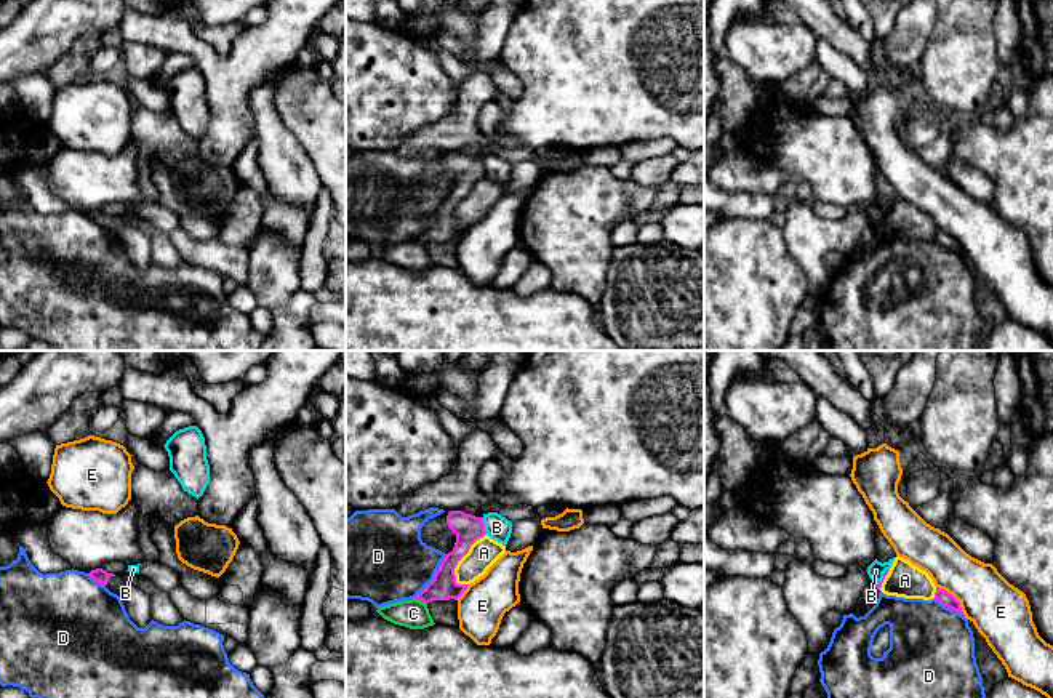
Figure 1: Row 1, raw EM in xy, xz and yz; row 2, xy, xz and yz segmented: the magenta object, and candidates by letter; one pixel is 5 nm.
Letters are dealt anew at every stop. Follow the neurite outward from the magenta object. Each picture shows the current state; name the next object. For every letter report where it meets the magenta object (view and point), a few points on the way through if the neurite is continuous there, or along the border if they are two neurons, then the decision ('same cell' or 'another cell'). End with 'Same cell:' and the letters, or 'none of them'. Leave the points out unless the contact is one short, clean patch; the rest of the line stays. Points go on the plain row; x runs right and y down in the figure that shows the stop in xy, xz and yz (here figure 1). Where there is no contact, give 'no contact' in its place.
A: xz (461, 199) | another cell
B: xz (484, 167) | along xz (482, 159), (487, 175) | another cell
C: xz (421, 242) | along xz (415, 239), (426, 245) | another cell
D: xz (434, 218) | another cell
E: yz (954, 239) | along yz (936, 228), (948, 232), (959, 244), (964, 255) | another cell
Same cell: none of them

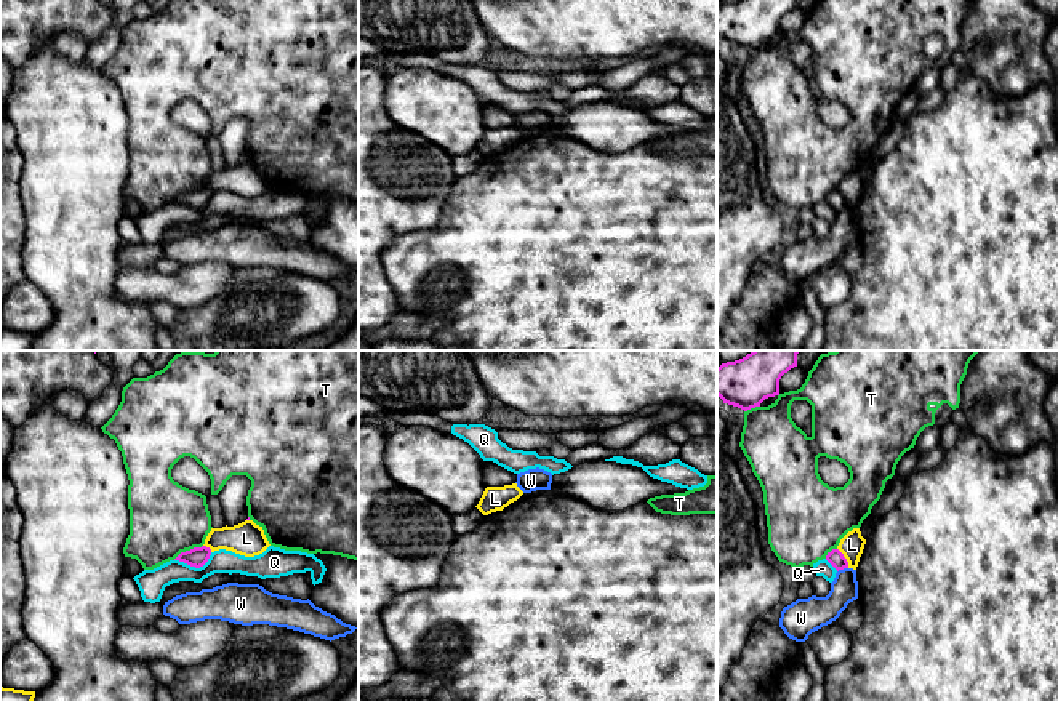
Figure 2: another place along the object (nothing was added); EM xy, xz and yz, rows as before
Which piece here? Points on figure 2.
L: yz (844, 199) | another cell
Q: xy (194, 207) | along xy (212, 194), (199, 208), (191, 208), (175, 200) | another cell
T: xy (188, 192) | another cell
W: yz (842, 210) | along yz (847, 208), (837, 213) | another cell
Same cell: none of them

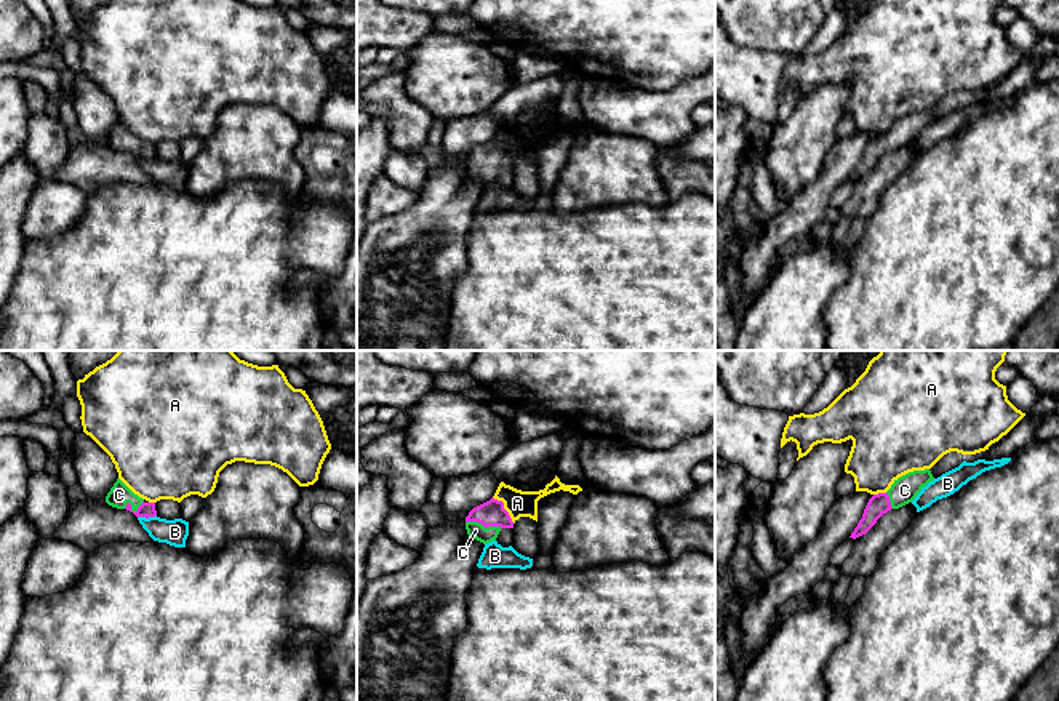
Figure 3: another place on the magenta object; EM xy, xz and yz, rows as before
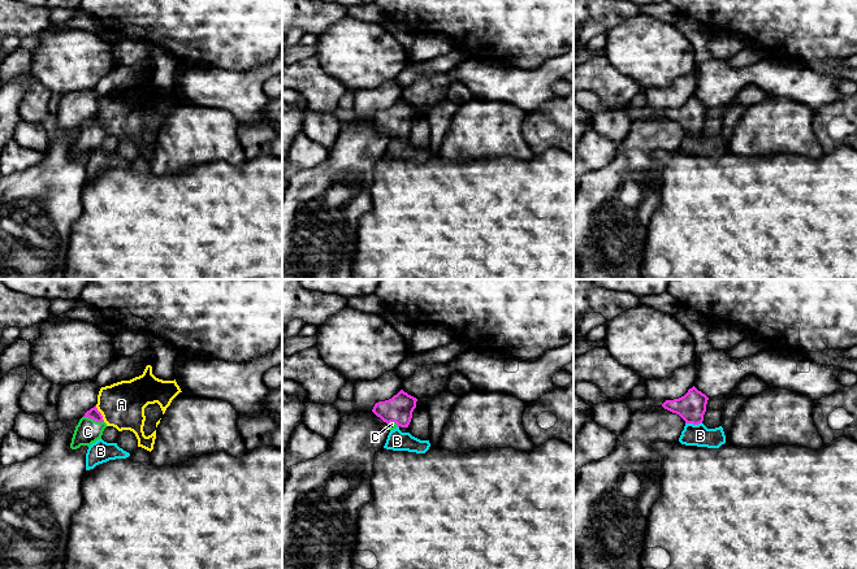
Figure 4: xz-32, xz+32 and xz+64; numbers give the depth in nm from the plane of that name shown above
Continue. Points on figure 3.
A: xz (503, 149) | along xz (493, 138), (503, 144), (503, 149), (514, 164) | another cell
B: xy (146, 159) | another cell
C: xz (483, 167) | across xz (491, 154), (483, 167), (475, 172) | same cell
Same cell: C

